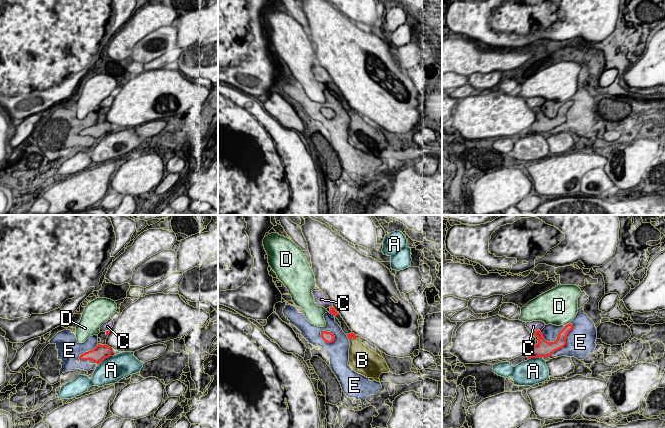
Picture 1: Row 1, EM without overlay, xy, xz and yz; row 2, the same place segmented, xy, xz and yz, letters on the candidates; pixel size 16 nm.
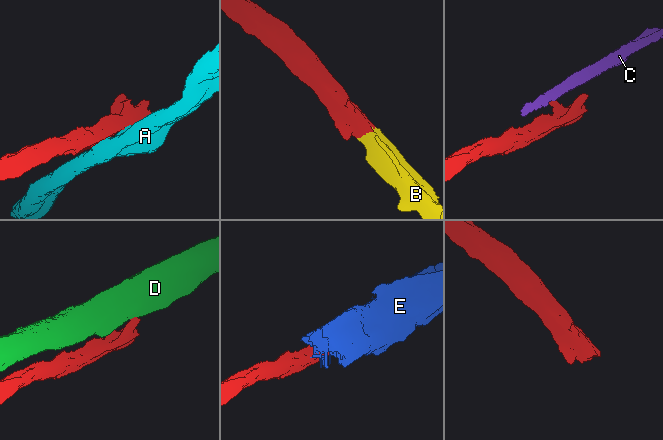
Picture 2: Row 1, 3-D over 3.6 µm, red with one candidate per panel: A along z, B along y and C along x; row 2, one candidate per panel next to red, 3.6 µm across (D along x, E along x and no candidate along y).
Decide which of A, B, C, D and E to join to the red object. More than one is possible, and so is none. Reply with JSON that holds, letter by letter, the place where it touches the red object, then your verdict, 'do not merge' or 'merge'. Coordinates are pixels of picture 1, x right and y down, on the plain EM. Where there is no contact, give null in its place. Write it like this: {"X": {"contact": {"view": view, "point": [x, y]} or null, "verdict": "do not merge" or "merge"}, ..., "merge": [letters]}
{"A": {"contact": {"view": "yz", "point": [534, 133]}, "verdict": "do not merge"}, "B": {"contact": {"view": "xz", "point": [352, 113]}, "verdict": "merge"}, "C": {"contact": {"view": "yz", "point": [537, 106]}, "verdict": "do not merge"}, "D": {"contact": {"view": "yz", "point": [567, 100]}, "verdict": "do not merge"}, "E": {"contact": {"view": "xz", "point": [325, 117]}, "verdict": "do not merge"}, "merge": ["B"]}

